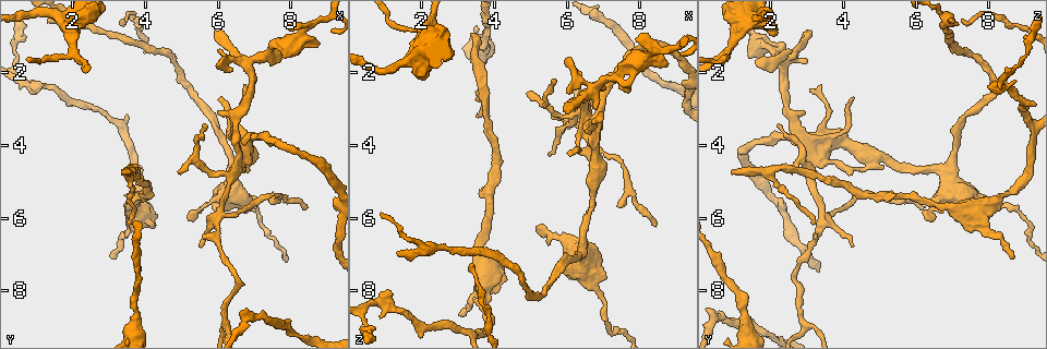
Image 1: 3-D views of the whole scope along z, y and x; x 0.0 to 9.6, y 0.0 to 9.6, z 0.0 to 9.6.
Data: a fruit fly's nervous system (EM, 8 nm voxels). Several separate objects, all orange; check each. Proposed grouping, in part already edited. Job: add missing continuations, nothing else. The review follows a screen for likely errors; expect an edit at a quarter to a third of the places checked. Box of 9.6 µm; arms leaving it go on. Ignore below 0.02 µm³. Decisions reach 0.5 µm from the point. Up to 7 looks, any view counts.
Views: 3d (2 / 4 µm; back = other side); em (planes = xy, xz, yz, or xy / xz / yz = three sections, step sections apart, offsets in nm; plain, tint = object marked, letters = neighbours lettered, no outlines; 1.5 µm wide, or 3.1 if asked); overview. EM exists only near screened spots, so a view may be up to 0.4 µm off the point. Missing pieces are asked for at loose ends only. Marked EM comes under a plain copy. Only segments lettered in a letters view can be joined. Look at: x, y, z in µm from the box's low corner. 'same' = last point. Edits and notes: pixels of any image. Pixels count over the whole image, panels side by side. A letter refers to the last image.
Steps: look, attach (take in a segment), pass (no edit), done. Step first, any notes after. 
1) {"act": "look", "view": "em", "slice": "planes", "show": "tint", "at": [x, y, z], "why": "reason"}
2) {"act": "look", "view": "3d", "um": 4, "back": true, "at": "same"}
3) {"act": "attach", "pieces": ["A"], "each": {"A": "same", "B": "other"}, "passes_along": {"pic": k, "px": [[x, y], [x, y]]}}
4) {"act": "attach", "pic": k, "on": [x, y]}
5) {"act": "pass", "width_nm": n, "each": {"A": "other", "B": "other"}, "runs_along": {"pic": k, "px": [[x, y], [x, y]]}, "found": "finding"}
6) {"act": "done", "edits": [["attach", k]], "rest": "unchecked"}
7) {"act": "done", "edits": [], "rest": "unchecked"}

{"act": "look", "view": "em", "slice": "xy", "step": 4, "show": "letters", "at": [5.60, 6.50, 3.15], "why": "branch stops here"}

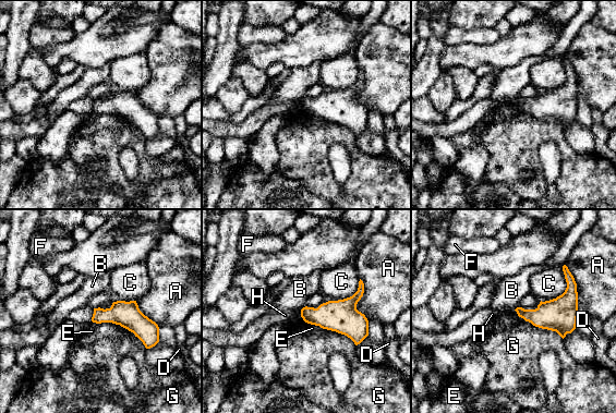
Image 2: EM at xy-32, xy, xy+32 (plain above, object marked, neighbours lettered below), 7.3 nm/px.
{"act": "pass", "width_nm": 100, "longest_contact_nm": ["G", 420], "each": {"A": "other", "B": "other", "C": "other", "D": "other", "E": "other", "F": "other", "G": "other", "H": "other"}, "found": "none of them fits"}

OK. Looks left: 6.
{"act": "look", "view": "em", "slice": "planes", "show": "tint", "at": [3.35, 4.75, 0.90], "why": "branch stops here"}

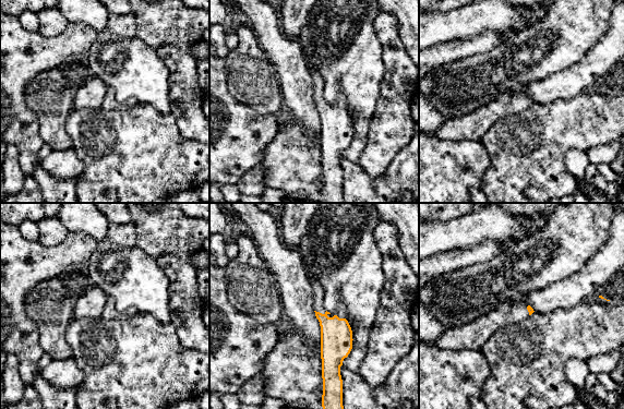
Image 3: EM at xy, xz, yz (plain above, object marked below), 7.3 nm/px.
{"act": "look", "view": "em", "slice": "planes", "show": "letters", "at": "same", "why": "see the neighbours"}

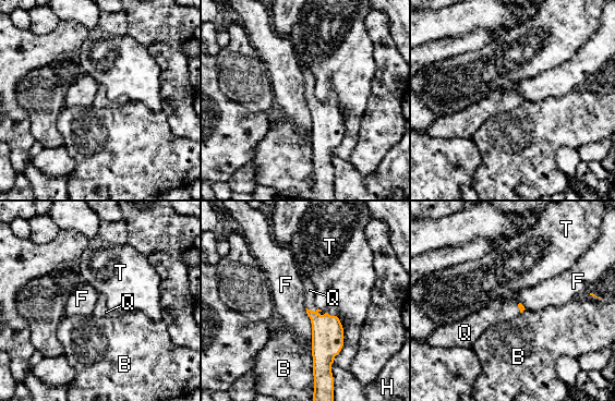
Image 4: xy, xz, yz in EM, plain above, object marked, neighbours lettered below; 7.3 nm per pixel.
{"act": "attach", "pieces": ["Q"], "each": {"B": "other", "F": "other", "H": "other", "Q": "same", "T": "other"}, "passes_along": {"pic": 4, "px": [[327, 333], [316, 311], [310, 290]]}, "found": "the neuron continues"}

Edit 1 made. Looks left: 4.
{"act": "look", "view": "3d", "um": 2, "back": true, "at": [2.05, 1.00, 2.20], "why": "stops while still wide"}

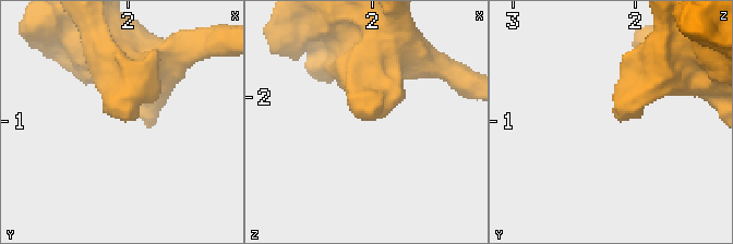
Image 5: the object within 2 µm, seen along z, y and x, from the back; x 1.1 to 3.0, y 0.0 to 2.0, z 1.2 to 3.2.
{"act": "look", "view": "em", "slice": "yz", "step": 8, "show": "tint", "at": [2.00, 0.98, 2.14]}

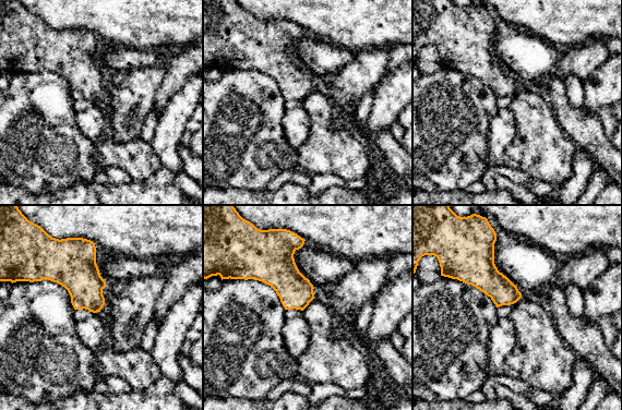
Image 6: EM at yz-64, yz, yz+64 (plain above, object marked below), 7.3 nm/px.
{"act": "look", "view": "em", "slice": "yz", "step": 8, "show": "letters", "at": "same", "why": "see the neighbours"}

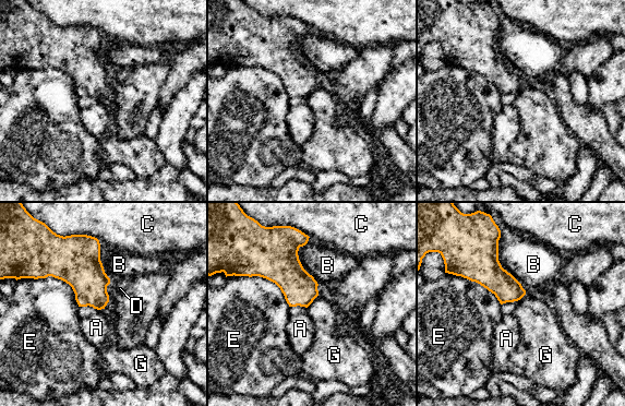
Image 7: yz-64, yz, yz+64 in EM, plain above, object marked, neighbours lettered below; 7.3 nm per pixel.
{"act": "pass", "each": {"A": "other", "B": "other", "C": "other", "D": "other", "E": "other", "G": "other"}, "border": {"pic": 7, "px": [[103, 308], [98, 310]]}, "found": "no lettered segment goes on from it"}

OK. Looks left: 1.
{"act": "done", "edits": [["attach", 4]], "rest": "unchecked"}

